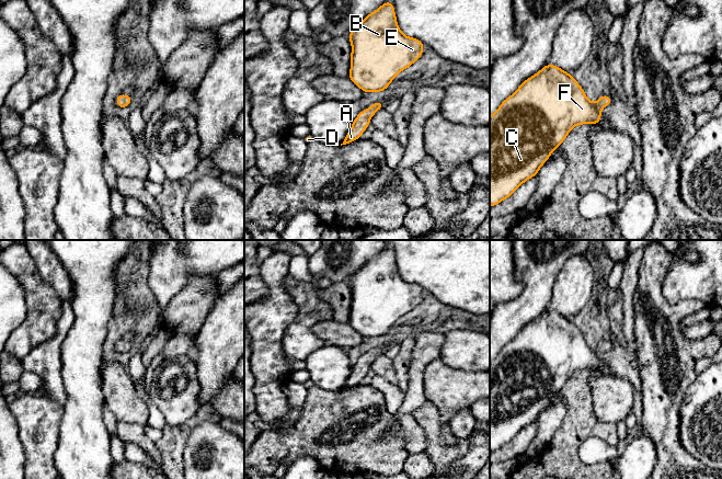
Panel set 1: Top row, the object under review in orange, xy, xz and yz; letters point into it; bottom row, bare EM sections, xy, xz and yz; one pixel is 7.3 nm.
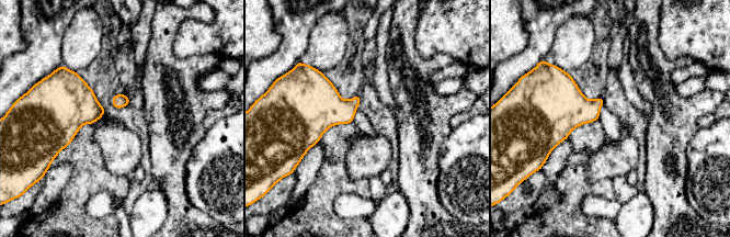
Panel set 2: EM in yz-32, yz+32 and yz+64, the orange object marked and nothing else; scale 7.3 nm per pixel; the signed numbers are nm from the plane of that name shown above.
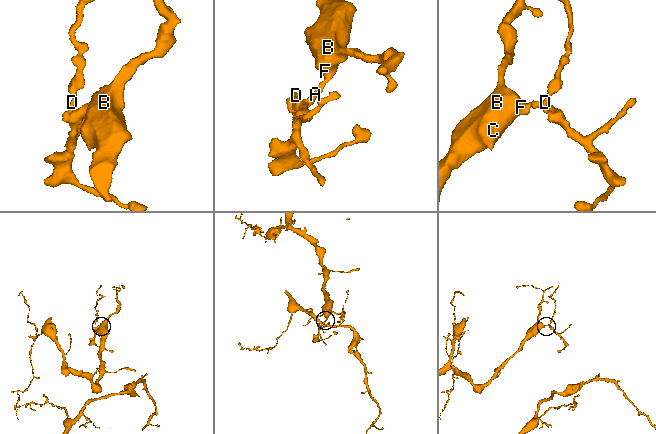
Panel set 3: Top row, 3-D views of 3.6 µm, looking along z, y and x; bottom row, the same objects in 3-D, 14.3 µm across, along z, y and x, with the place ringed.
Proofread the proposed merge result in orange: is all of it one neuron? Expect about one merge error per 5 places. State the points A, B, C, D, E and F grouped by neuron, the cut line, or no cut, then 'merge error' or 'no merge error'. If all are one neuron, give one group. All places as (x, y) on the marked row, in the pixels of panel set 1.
A B C D E F | no cut | no merge error

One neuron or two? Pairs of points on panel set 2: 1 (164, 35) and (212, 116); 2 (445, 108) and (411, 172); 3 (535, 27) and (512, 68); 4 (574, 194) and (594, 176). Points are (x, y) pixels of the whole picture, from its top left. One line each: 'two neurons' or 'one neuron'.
1: two neurons
2: one neuron
3: one neuron
4: two neurons

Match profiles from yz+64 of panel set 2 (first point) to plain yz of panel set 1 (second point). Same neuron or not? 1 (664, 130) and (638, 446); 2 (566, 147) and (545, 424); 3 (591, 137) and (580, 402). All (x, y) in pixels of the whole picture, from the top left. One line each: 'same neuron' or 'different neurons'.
1: different neurons
2: same neuron
3: same neuron

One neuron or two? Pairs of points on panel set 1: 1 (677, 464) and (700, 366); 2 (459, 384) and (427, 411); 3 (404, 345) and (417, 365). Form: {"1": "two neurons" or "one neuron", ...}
{"1": "two neurons", "2": "two neurons", "3": "two neurons"}

